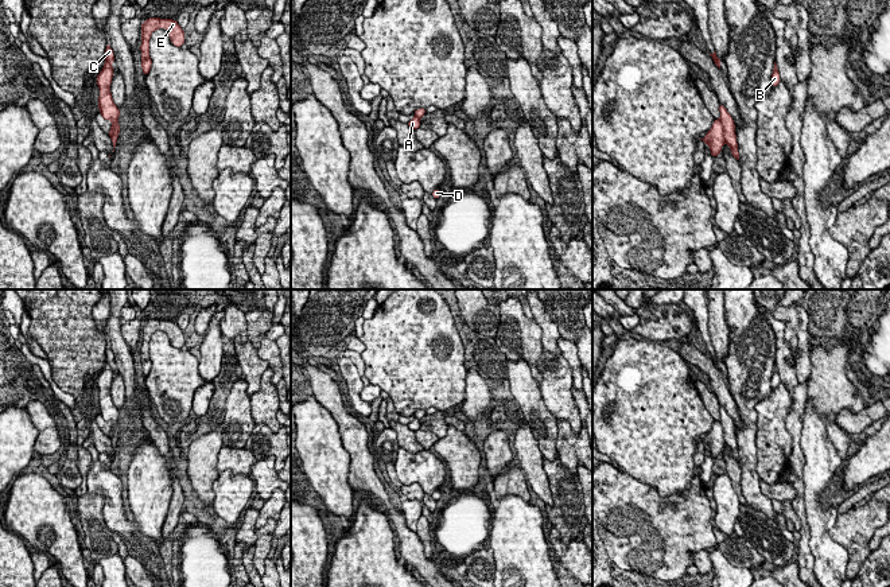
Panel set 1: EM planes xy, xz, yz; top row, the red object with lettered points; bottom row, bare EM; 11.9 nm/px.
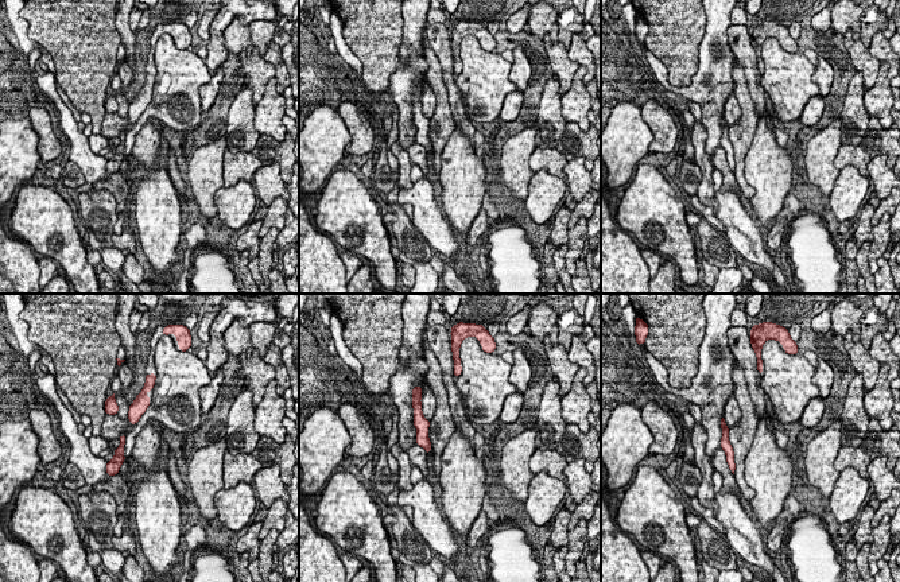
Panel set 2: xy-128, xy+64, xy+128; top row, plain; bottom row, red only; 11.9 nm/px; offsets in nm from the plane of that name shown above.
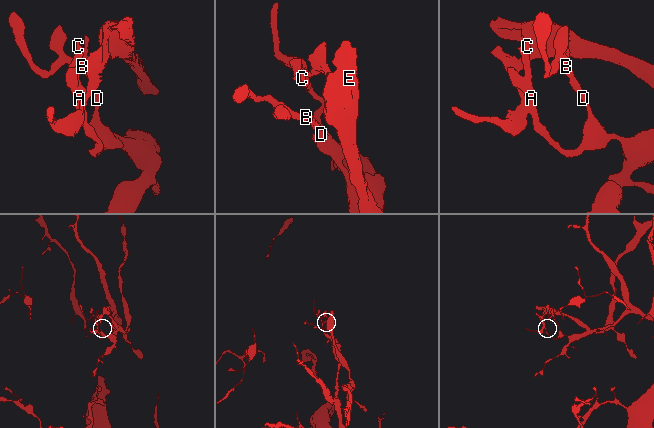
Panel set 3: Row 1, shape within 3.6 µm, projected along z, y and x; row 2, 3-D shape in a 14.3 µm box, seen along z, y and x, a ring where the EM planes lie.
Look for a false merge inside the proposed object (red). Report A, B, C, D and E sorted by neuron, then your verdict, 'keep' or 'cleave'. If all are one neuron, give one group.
A B C D / E; cleave

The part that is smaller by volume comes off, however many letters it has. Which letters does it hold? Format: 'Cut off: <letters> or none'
Cut off: E

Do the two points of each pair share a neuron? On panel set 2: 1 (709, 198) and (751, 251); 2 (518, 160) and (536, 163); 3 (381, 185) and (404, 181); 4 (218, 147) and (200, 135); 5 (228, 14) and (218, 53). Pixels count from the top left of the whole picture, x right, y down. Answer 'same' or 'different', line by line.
1: different
2: different
3: different
4: different
5: same

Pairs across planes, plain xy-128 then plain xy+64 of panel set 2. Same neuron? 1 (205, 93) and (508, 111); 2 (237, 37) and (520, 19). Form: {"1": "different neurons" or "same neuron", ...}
{"1": "same neuron", "2": "different neurons"}

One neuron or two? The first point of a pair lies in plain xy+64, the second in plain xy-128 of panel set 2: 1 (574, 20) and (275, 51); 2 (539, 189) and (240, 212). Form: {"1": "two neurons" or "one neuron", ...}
{"1": "two neurons", "2": "one neuron"}

